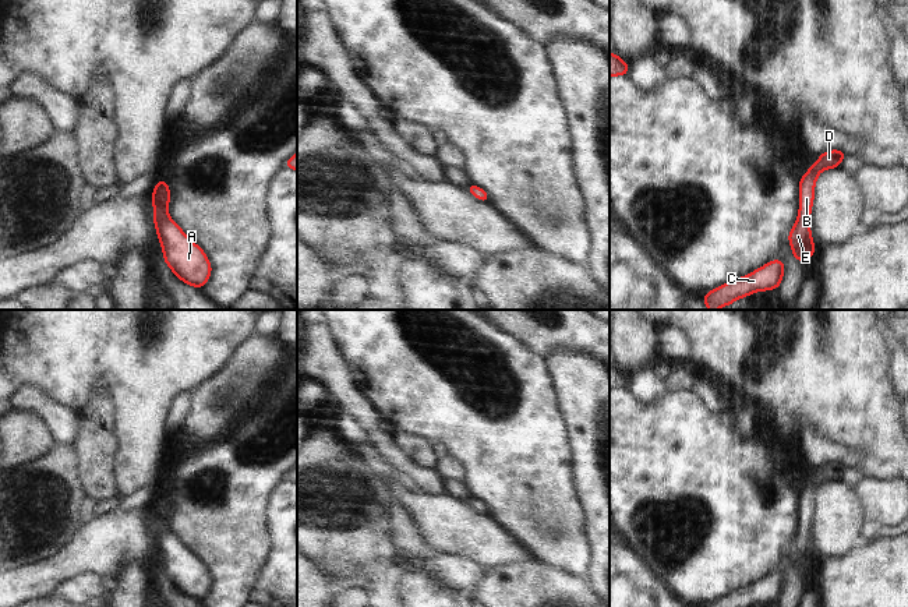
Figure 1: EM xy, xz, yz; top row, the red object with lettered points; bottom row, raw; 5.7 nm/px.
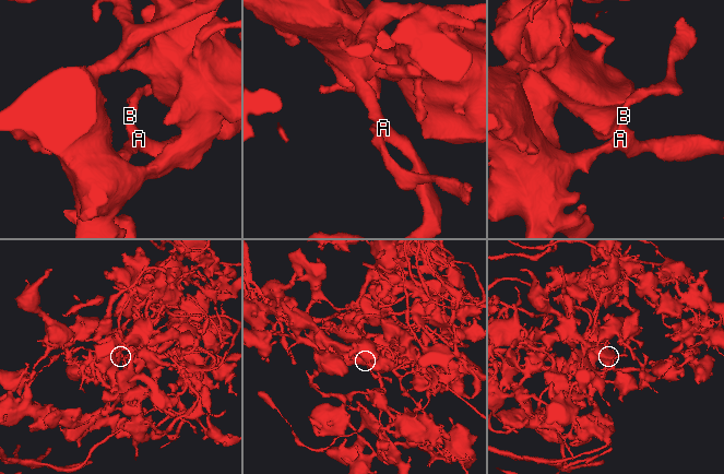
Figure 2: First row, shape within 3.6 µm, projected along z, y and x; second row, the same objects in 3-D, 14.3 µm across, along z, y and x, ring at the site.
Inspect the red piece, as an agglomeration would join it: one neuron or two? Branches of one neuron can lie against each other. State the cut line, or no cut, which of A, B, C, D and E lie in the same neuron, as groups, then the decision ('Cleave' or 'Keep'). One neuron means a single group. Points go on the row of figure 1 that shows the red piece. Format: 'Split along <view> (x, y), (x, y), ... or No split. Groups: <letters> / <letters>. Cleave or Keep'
No split. Groups: A B C D E. Keep.

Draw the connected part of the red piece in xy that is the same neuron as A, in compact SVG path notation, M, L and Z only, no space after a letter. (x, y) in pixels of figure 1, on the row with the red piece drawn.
M159 180L152 191L153 222L163 250L163 261L174 276L201 289L208 282L212 265L204 250L197 246L169 216L170 188Z

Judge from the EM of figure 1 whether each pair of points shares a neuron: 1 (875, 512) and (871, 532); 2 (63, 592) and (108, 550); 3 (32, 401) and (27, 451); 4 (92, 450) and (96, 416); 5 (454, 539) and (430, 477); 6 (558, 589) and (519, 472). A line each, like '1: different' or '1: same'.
1: same
2: different
3: different
4: same
5: different
6: different

